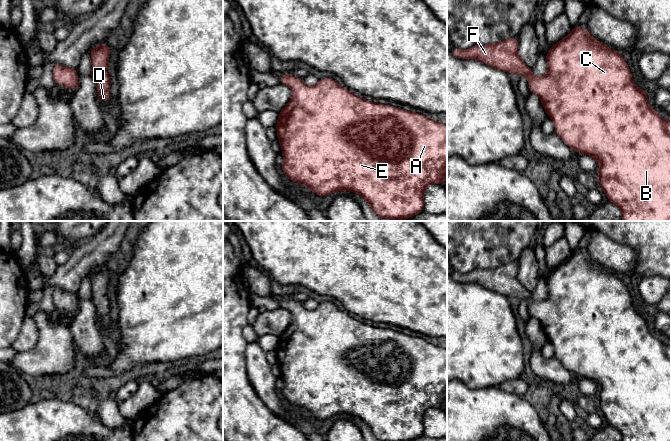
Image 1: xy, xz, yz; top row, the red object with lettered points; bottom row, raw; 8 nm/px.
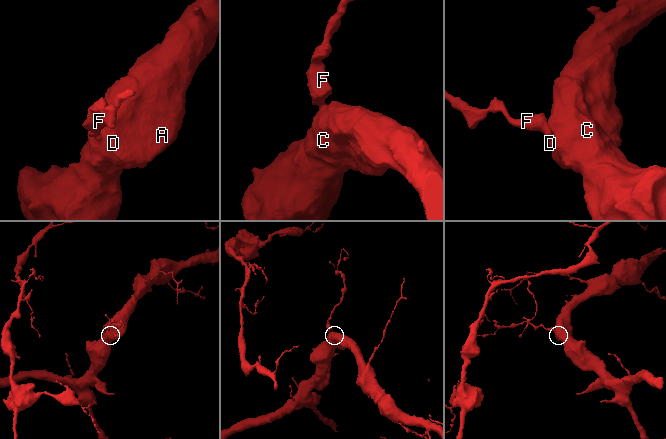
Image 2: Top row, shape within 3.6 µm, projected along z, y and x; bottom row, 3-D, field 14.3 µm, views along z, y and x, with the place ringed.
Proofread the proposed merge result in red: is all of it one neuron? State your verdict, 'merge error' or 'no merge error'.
no merge error

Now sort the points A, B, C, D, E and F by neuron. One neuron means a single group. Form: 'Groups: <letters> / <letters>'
Groups: A B C D E F

